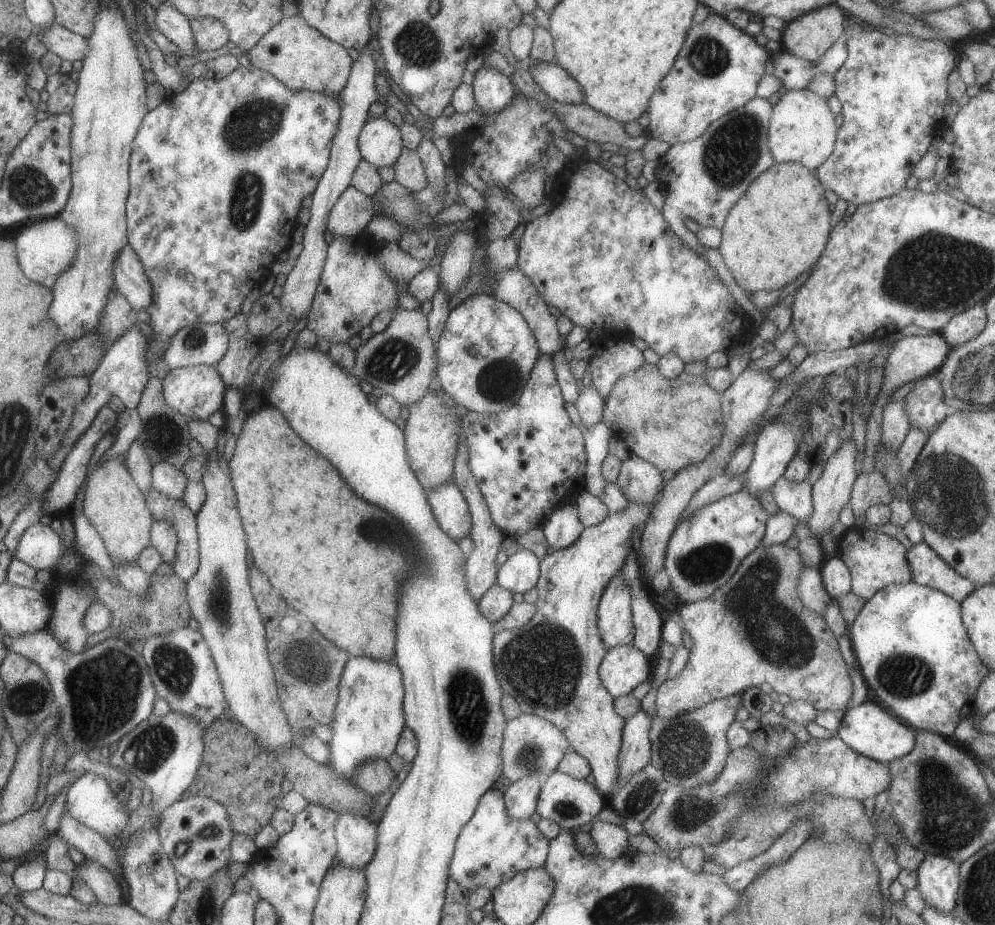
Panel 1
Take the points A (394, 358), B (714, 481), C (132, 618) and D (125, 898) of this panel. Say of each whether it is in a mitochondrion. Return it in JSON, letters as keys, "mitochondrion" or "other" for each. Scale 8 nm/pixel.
{"A":"mitochondrion","B":"other","C":"mitochondrion","D":"other"}

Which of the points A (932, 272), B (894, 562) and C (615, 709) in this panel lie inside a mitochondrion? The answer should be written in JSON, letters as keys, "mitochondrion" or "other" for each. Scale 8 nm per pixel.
{"A":"mitochondrion","B":"other","C":"other"}

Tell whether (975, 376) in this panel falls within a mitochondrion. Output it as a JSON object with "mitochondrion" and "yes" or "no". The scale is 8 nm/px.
{"mitochondrion":"yes"}

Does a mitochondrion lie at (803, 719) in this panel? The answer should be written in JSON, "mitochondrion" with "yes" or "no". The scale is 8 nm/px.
{"mitochondrion":"no"}

